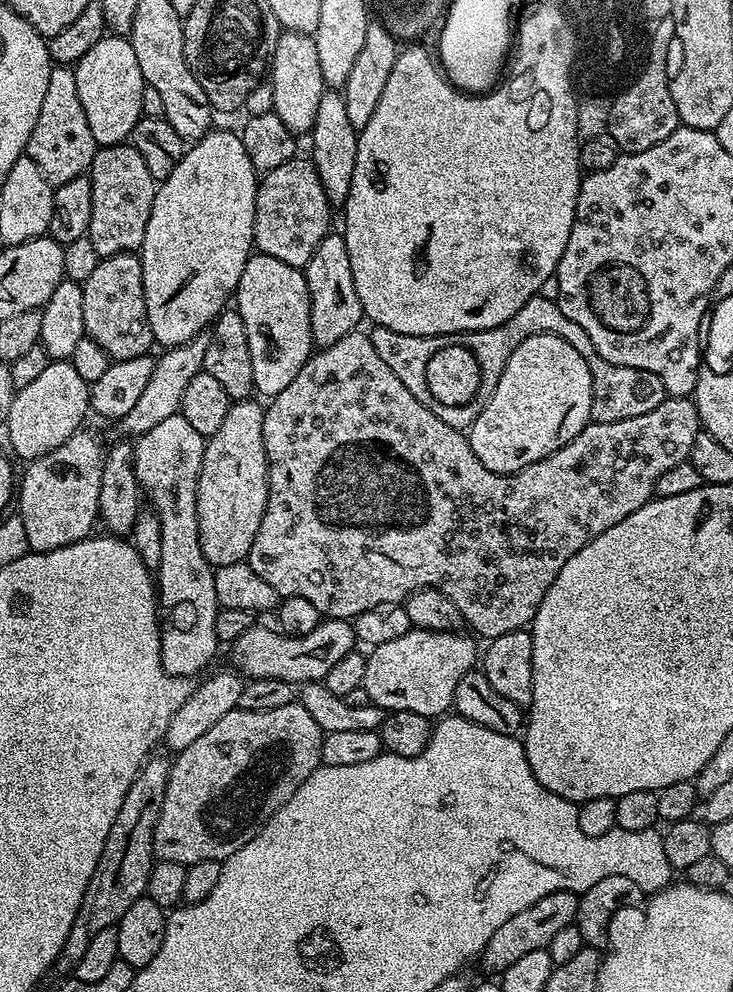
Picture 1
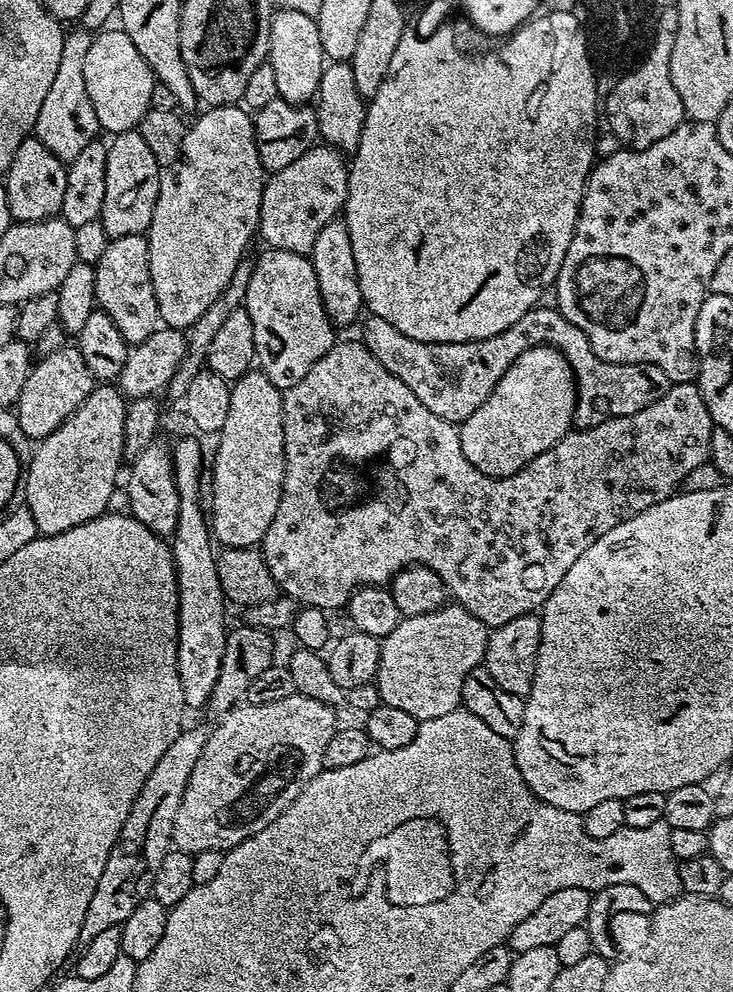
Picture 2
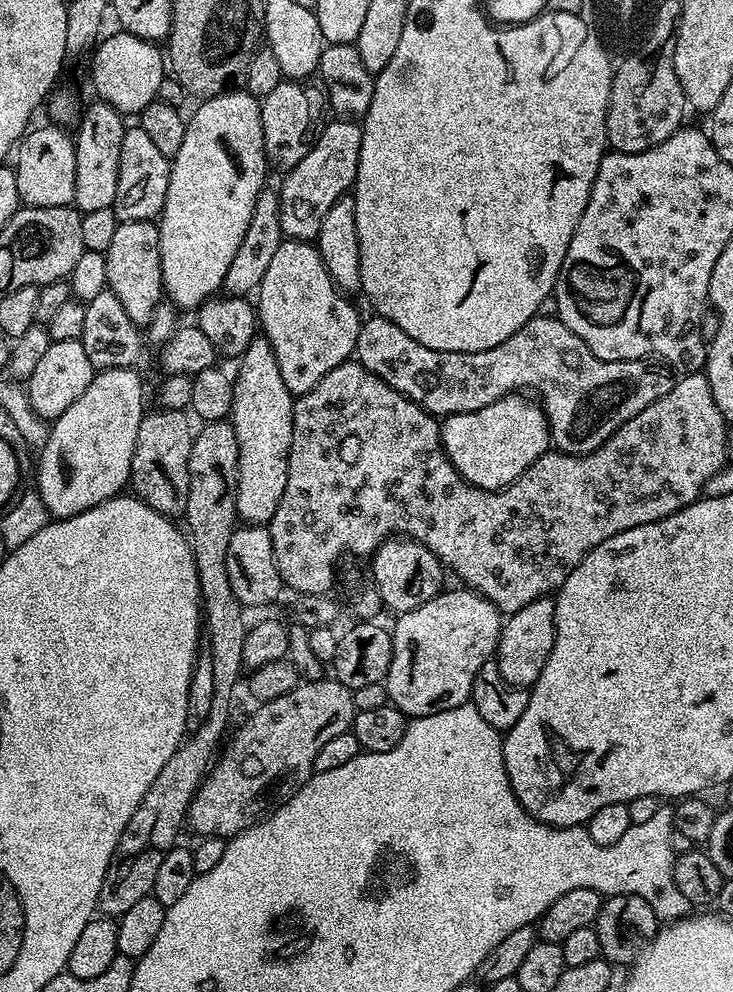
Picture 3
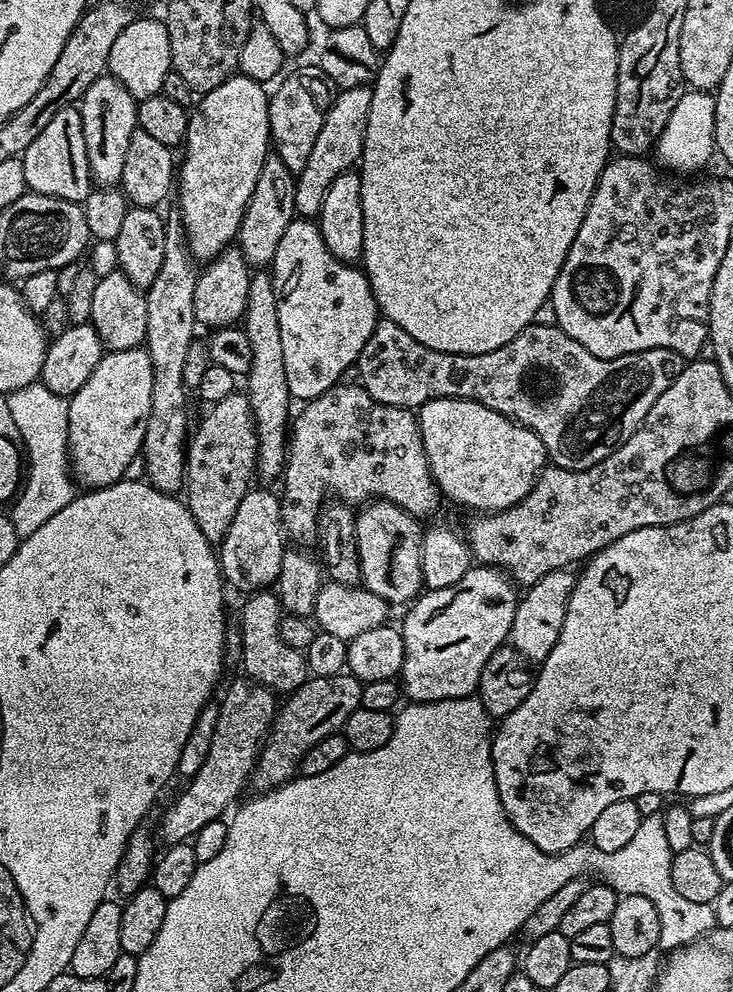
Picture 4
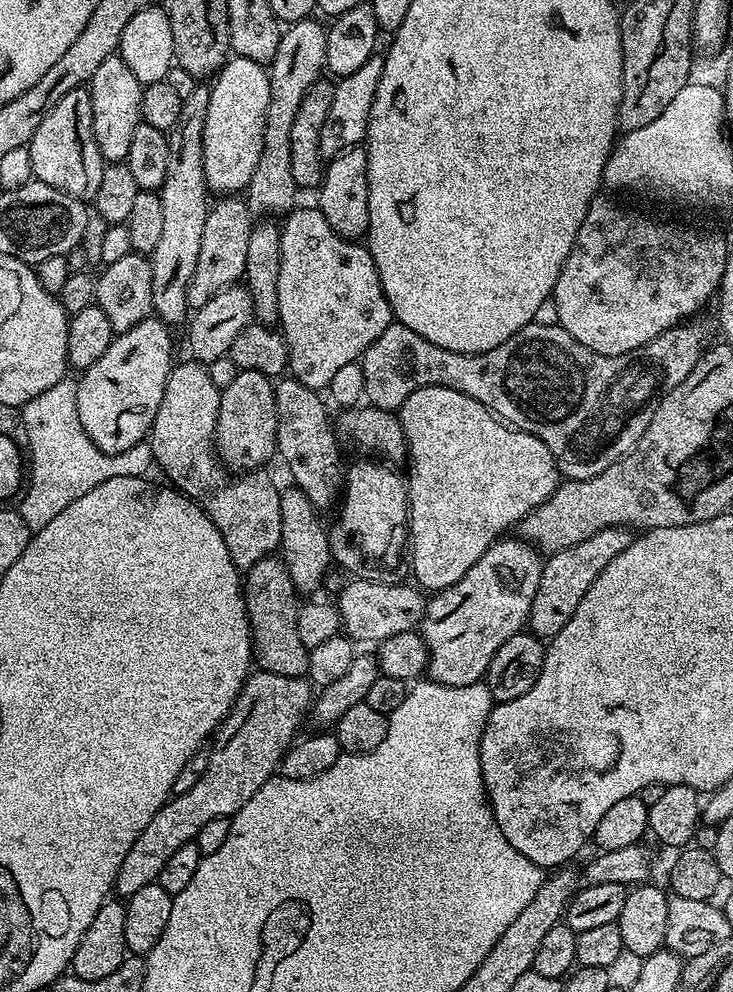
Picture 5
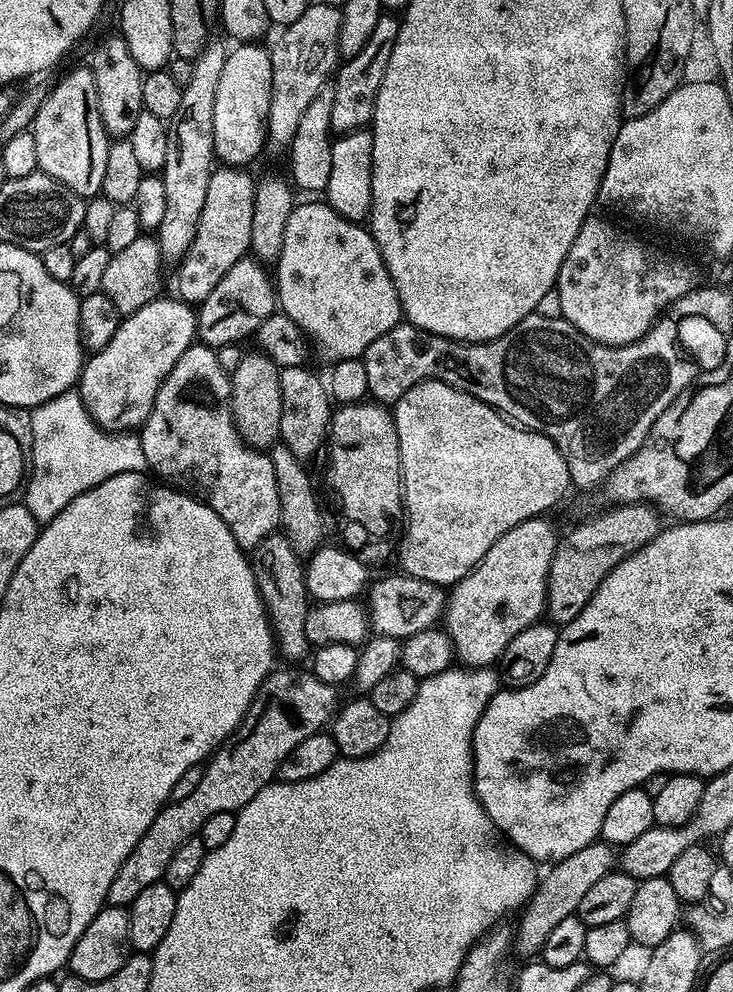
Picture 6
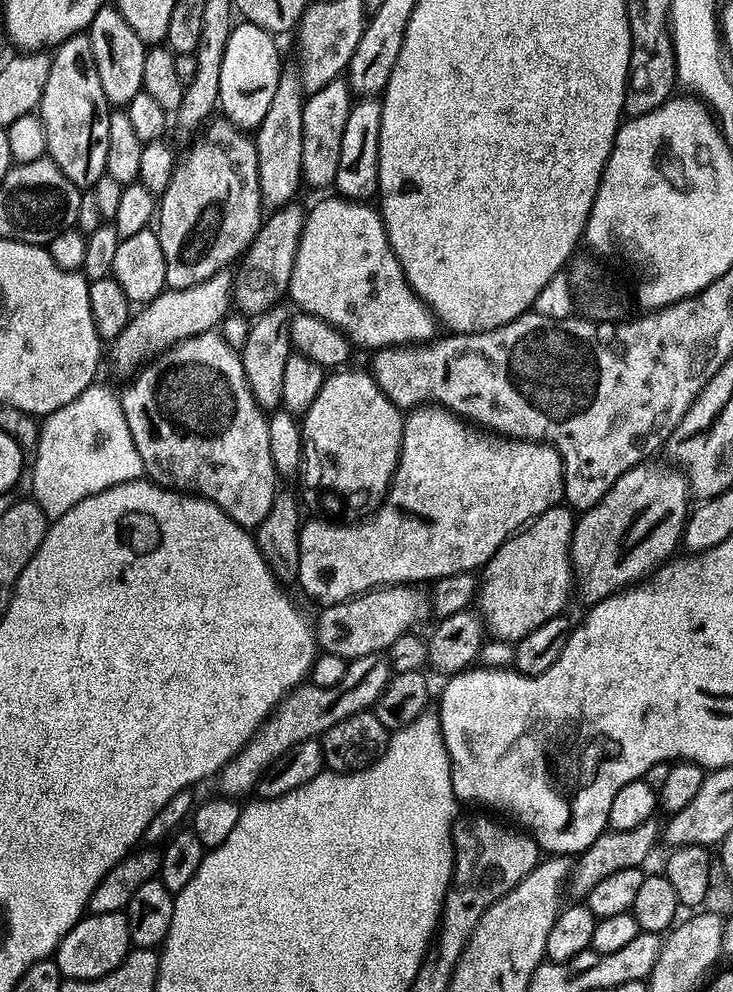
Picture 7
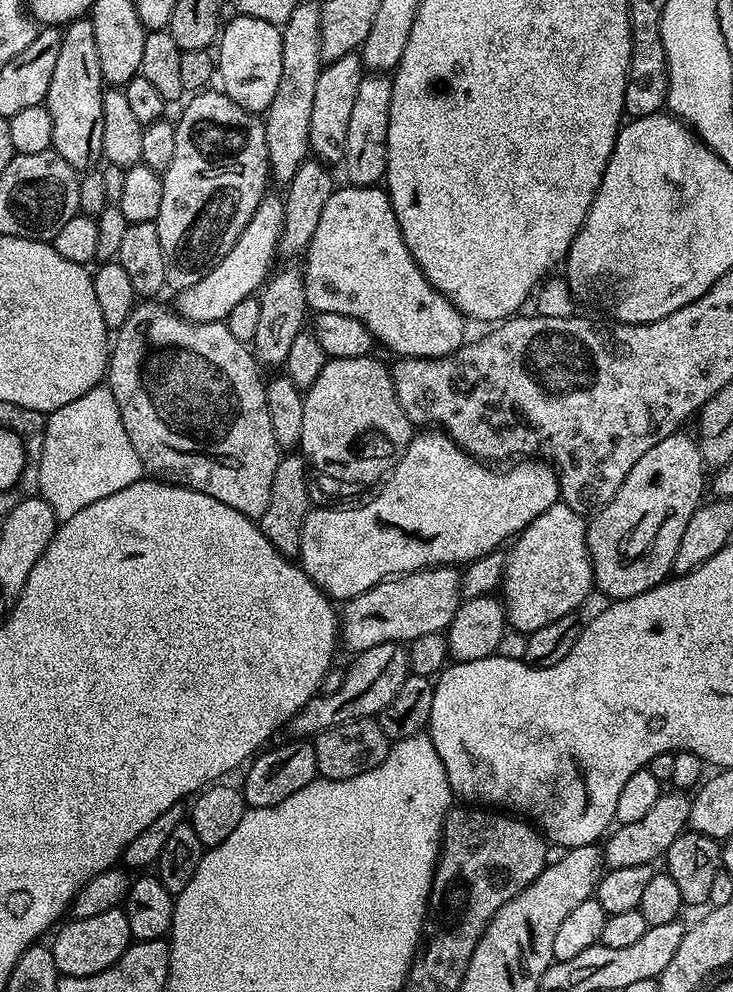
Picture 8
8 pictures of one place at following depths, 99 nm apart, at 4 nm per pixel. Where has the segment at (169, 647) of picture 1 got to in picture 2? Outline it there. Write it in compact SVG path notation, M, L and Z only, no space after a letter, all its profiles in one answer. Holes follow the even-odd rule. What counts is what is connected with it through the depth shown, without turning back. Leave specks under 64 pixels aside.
M180 440L170 448L172 458L172 473L174 482L178 488L178 520L176 528L170 537L172 549L172 561L176 571L176 669L178 670L178 682L182 686L182 698L185 709L203 709L208 703L208 698L214 688L214 682L218 682L218 670L222 670L222 658L226 654L226 638L229 629L224 628L224 608L226 601L224 591L218 582L218 570L216 569L216 556L214 541L210 531L209 521L206 519L206 508L200 505L200 471L205 471L206 456L200 449L196 440Z

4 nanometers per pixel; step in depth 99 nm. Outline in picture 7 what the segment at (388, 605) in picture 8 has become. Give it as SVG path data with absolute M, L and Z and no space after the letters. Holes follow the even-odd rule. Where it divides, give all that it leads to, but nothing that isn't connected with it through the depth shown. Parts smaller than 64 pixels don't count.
M385 586L353 596L351 600L321 607L316 624L314 620L314 635L319 651L340 655L347 662L383 653L419 618L420 596L416 590L412 586Z

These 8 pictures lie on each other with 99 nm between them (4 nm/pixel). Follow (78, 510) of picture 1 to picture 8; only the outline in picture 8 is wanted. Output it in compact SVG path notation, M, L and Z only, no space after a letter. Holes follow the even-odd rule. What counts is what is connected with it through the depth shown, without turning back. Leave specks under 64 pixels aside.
M272 194L265 195L250 222L246 222L246 230L242 230L230 254L226 254L226 258L222 258L222 262L218 262L218 266L214 266L214 270L206 274L206 278L194 282L194 286L183 289L177 295L180 297L177 298L176 304L174 303L175 311L185 320L191 320L193 324L227 321L230 310L234 310L234 306L238 306L242 298L256 296L269 279L273 271L272 259L277 259L283 229L283 199L279 195L277 197Z

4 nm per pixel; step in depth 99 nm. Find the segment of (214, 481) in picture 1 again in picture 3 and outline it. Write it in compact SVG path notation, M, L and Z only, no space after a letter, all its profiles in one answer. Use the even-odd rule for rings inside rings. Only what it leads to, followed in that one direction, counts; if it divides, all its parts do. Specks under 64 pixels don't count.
M257 334L246 346L243 356L239 357L240 364L234 371L232 389L232 414L230 421L234 434L237 435L238 454L236 480L236 515L245 525L267 525L272 519L274 510L282 502L282 494L286 490L288 477L288 455L294 434L294 414L292 405L294 397L290 390L286 390L286 382L282 382L282 374L278 371L278 358L274 358L274 350L263 334Z

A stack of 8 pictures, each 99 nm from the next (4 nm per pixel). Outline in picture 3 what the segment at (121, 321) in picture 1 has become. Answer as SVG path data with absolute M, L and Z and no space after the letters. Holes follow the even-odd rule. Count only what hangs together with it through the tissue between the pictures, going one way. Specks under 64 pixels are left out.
M122 220L118 230L114 230L114 238L103 253L106 258L107 291L112 292L126 309L126 314L137 326L147 326L154 318L154 310L165 295L162 278L162 254L160 253L160 229L150 220Z

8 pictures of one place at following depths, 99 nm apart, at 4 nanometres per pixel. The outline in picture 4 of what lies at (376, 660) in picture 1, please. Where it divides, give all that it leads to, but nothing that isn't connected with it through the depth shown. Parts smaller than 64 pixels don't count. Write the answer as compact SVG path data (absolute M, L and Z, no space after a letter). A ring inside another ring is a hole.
M473 566L454 586L429 588L411 601L402 623L404 661L398 680L403 695L417 704L472 696L480 687L482 666L508 640L518 599L515 590L501 569Z

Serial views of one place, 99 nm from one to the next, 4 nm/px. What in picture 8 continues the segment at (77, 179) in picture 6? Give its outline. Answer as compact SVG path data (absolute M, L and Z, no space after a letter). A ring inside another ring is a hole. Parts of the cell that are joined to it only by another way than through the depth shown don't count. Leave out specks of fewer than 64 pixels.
M91 19L73 20L63 29L62 50L58 53L58 63L54 66L54 78L50 78L50 90L46 107L54 122L54 138L52 148L71 168L77 170L92 170L101 163L102 150L102 98L106 91L102 62L98 58L98 46L94 39L94 26Z

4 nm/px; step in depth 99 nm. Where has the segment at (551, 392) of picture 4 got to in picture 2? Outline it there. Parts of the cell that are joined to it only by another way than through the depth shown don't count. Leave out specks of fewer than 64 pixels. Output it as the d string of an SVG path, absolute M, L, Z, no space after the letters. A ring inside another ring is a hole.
M544 307L531 308L529 312L522 314L522 318L518 318L518 322L514 322L514 326L502 330L502 334L494 334L494 338L471 340L465 344L418 342L414 338L406 338L406 334L394 330L394 326L390 326L390 322L386 322L386 318L378 318L371 314L363 317L362 323L359 325L361 328L358 336L366 346L366 350L370 350L370 354L374 354L374 358L378 358L378 362L382 362L382 366L386 366L386 370L390 370L390 374L394 374L394 378L402 378L402 382L406 382L406 386L410 386L410 390L414 390L418 402L422 402L422 406L426 406L426 410L431 410L432 413L438 414L438 418L448 420L457 426L463 424L466 418L470 418L470 414L474 414L474 410L478 410L478 406L482 406L482 402L486 402L486 398L494 390L498 378L502 378L502 374L506 374L506 370L514 362L514 358L518 358L518 354L530 350L536 344L548 344L550 347L558 349L568 359L568 365L572 367L572 375L576 378L576 418L574 424L577 429L593 428L610 418L638 414L638 410L650 406L658 398L662 398L662 394L668 392L669 381L661 376L660 371L656 368L646 364L605 362L602 358L598 358L598 354L594 354L586 334L582 334L582 330L578 330L578 326L571 324L555 307Z

